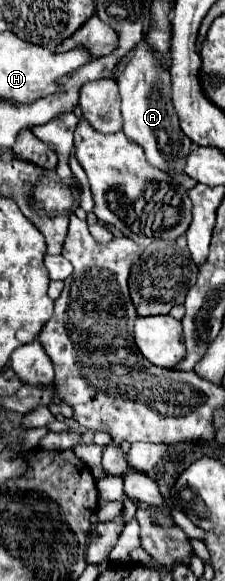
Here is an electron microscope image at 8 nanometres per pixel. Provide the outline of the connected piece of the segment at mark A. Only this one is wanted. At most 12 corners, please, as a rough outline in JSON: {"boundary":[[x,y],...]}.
{"boundary":[[139,41],[117,77],[123,131],[159,169],[183,171],[191,141],[171,78]]}

